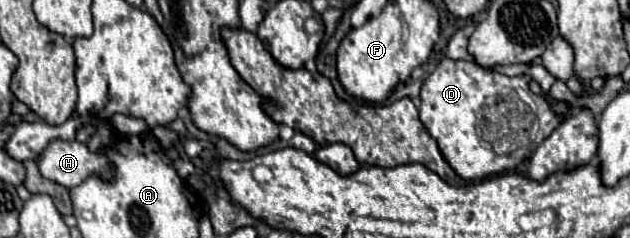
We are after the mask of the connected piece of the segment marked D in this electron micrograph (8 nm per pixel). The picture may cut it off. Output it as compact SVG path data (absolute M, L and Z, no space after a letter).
M443 58L433 74L421 86L421 106L419 116L427 132L435 138L443 158L449 166L463 178L463 180L483 180L501 172L511 172L519 166L519 160L511 156L497 156L493 150L485 150L479 144L479 136L475 130L477 116L475 112L481 110L483 100L491 94L497 94L503 86L521 86L529 90L529 76L503 76L481 68L475 62L465 60L451 60Z

